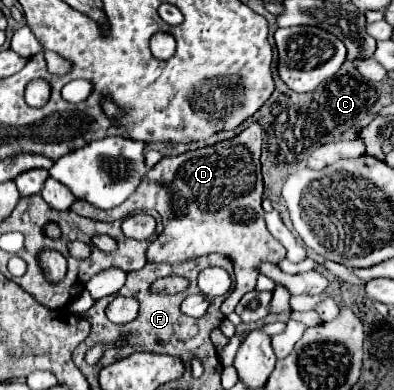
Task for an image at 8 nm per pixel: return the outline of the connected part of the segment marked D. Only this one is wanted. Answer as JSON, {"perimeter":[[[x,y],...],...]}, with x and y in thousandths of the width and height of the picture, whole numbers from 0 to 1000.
{"perimeter":[[[637,315],[591,356],[475,387],[449,403],[414,403],[373,444],[373,464],[353,474],[353,490],[292,536],[256,541],[221,515],[190,515],[180,541],[241,567],[292,567],[368,536],[404,541],[404,551],[414,551],[419,587],[373,638],[373,664],[383,674],[470,674],[530,649],[566,649],[586,659],[596,679],[596,741],[571,767],[571,782],[561,782],[561,797],[581,808],[596,797],[607,767],[627,746],[647,741],[657,705],[647,700],[647,679],[662,669],[703,674],[723,659],[723,633],[683,597],[668,562],[668,454],[657,418],[662,367],[662,321]]]}

